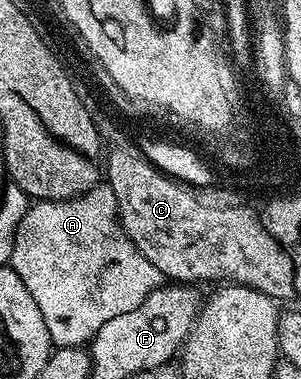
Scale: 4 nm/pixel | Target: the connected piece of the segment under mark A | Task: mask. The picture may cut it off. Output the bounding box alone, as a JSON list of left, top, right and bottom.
[45,183,164,349]

